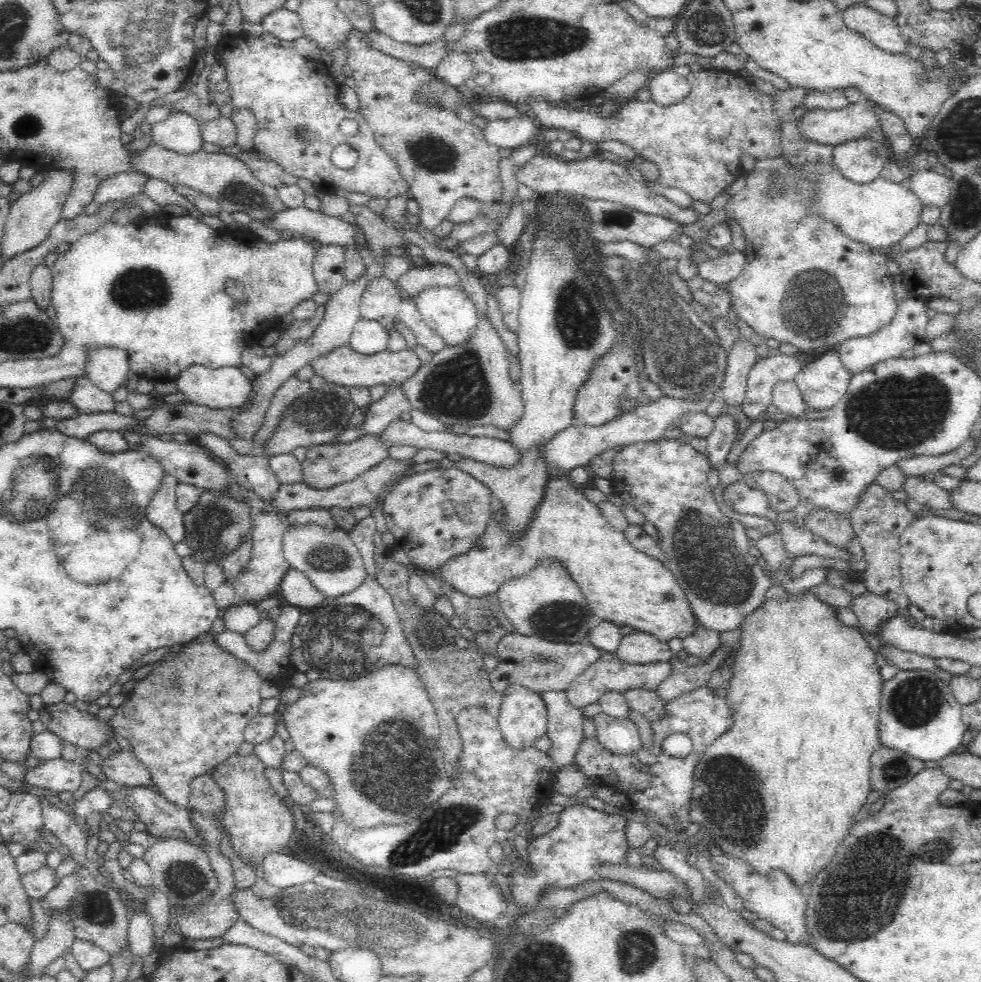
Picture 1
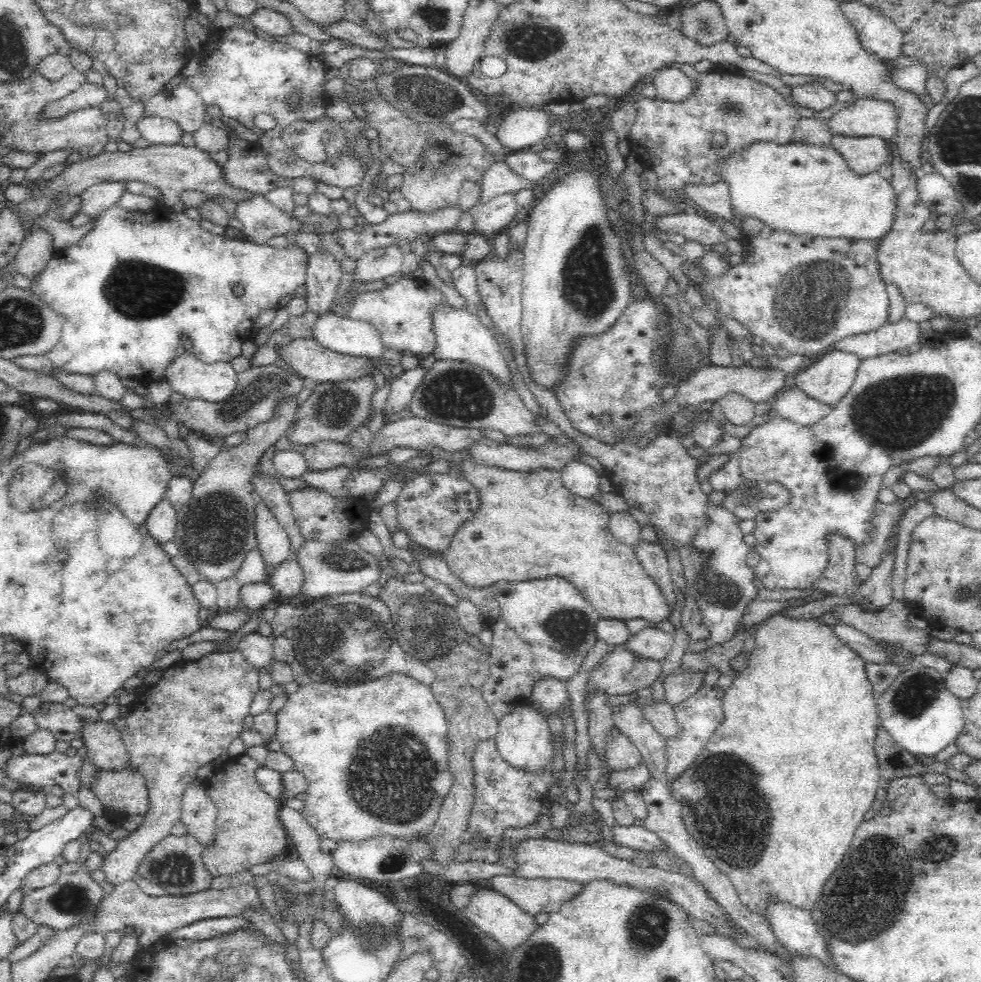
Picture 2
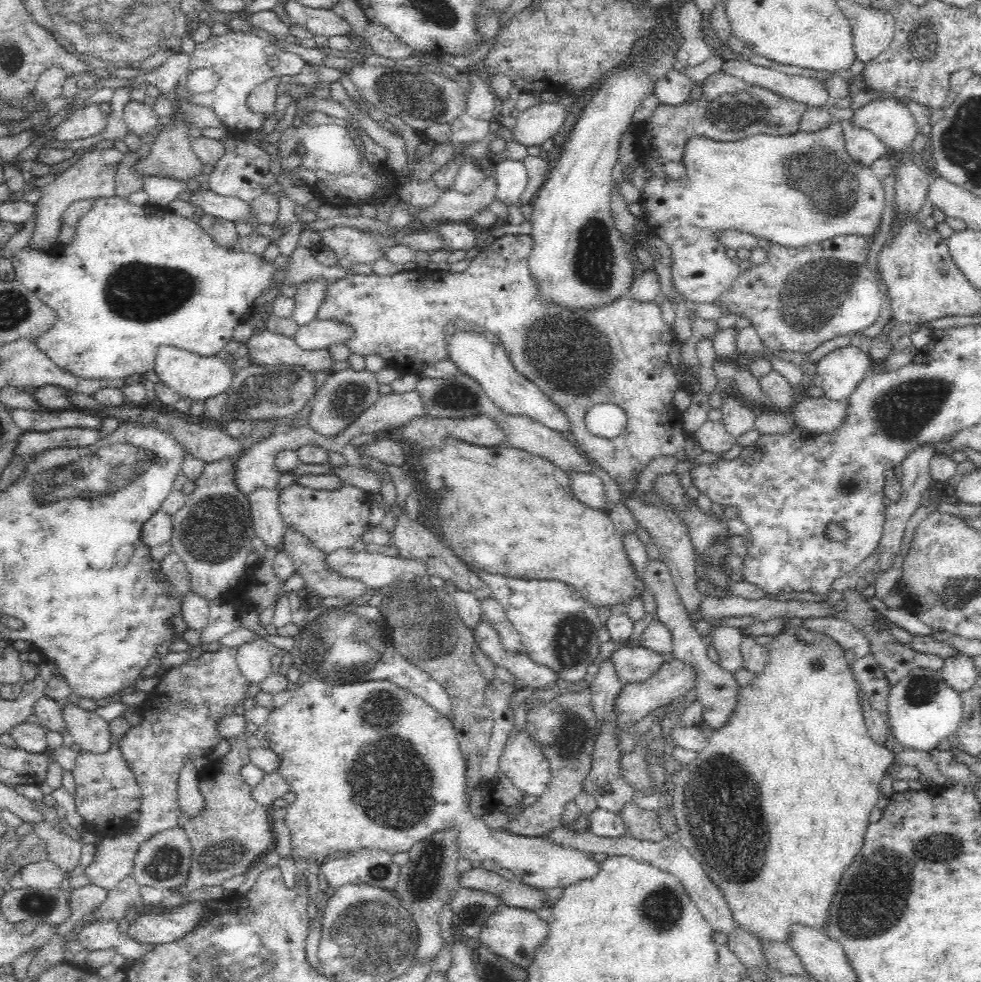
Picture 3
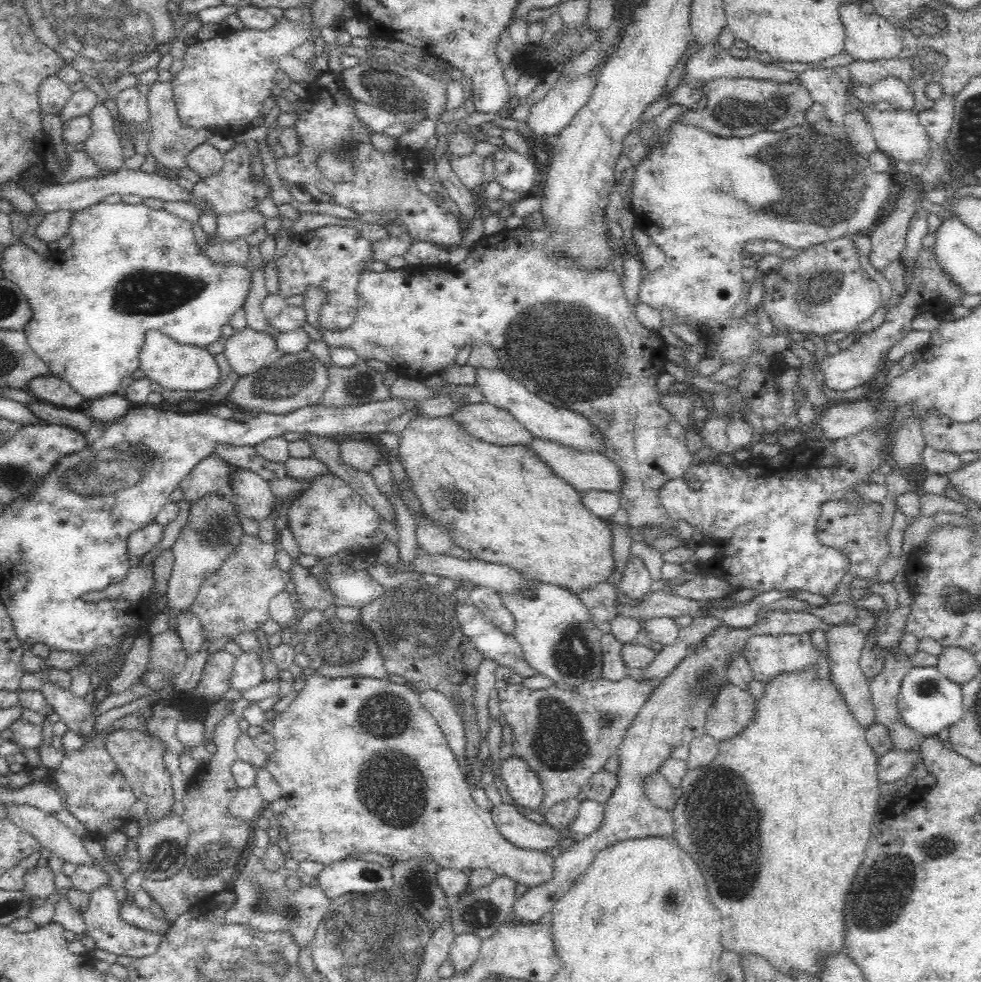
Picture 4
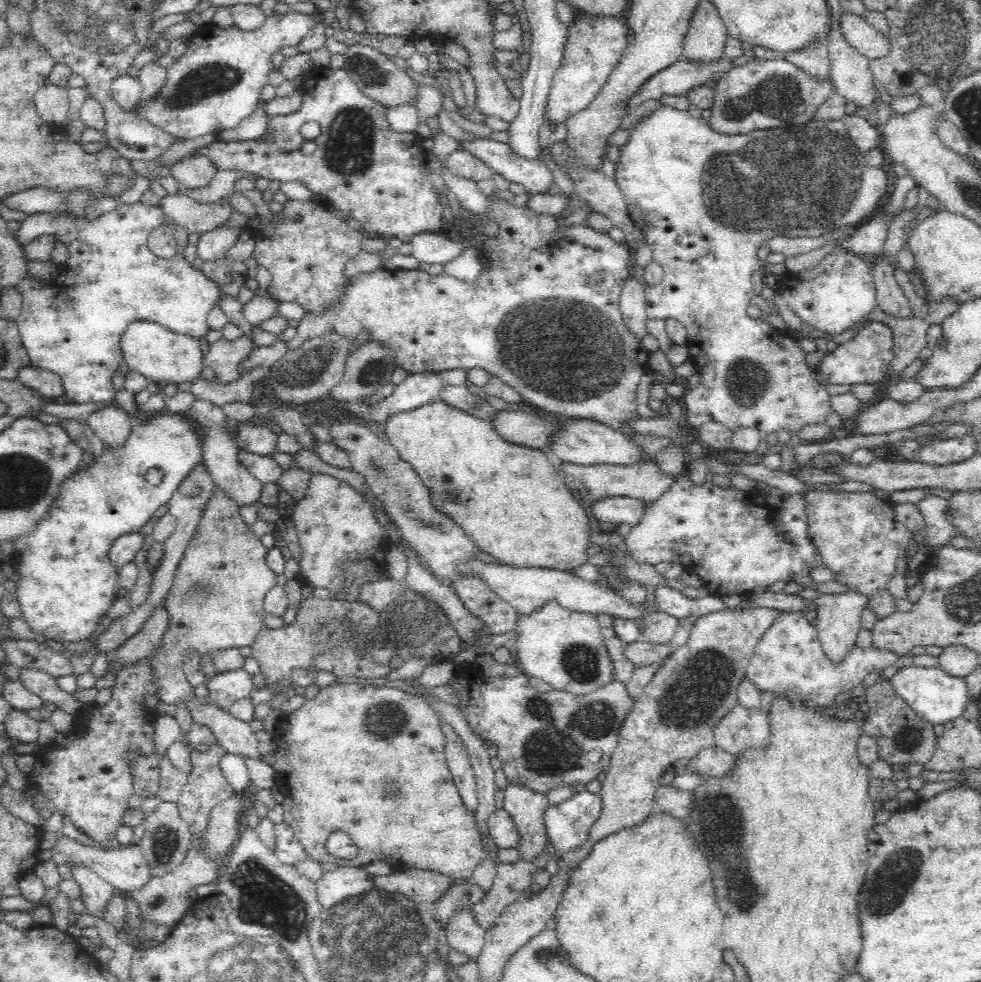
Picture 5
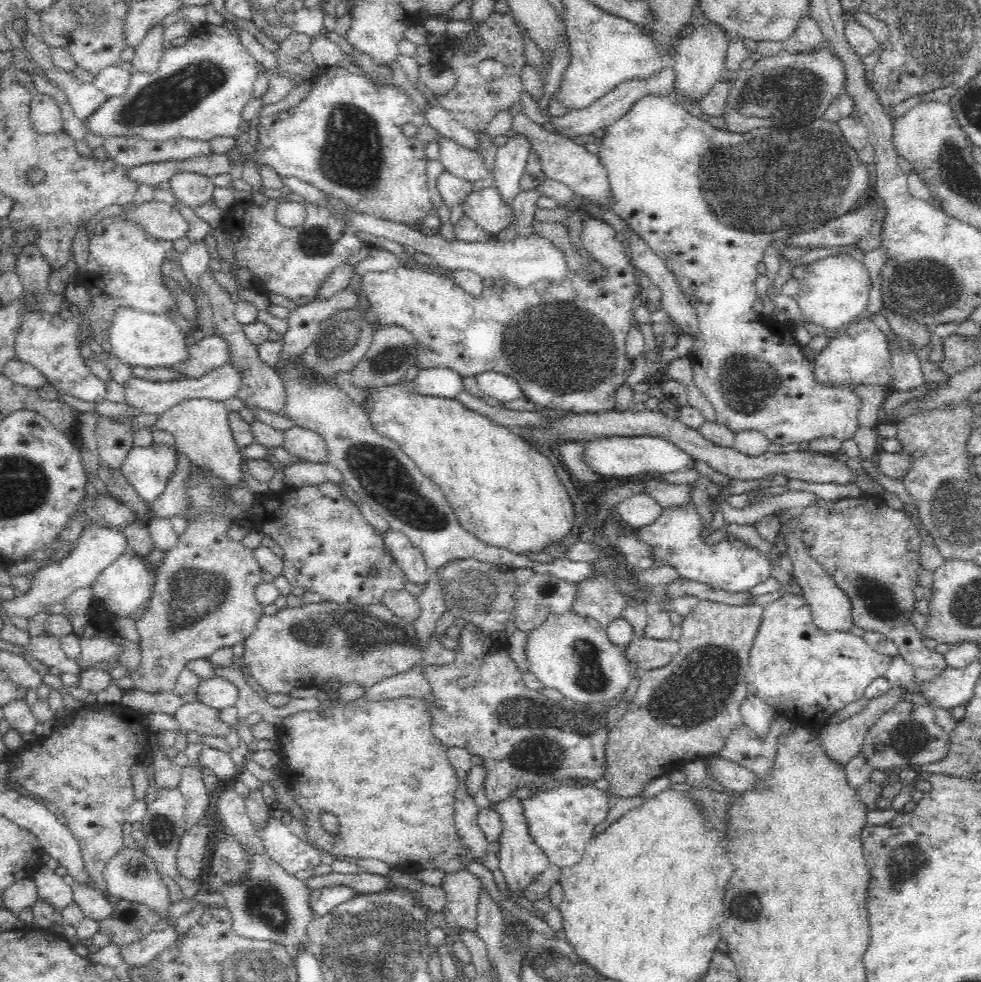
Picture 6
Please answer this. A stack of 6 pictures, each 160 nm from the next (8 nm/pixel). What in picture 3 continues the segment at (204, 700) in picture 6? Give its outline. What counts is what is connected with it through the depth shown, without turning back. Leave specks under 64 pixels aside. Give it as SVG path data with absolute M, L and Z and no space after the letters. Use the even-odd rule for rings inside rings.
M252 640L237 647L236 665L248 683L262 682L270 672L270 660L276 654L276 647L269 641Z

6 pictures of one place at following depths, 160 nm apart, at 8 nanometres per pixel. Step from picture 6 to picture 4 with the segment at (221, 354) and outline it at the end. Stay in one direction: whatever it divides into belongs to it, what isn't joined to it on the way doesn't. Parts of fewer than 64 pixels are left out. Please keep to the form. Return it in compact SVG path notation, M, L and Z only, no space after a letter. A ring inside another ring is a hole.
M245 327L242 331L235 332L232 336L227 337L222 353L238 378L267 367L283 355L282 351L278 351L276 345L274 345L274 336L255 332L249 327Z

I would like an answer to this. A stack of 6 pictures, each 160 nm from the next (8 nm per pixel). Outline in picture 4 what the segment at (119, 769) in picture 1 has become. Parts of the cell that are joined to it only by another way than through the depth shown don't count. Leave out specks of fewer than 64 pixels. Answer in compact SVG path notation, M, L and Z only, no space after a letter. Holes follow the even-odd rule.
M46 680L39 690L45 696L46 702L60 715L68 728L85 736L89 741L94 734L95 717L92 704L84 697L76 696L70 688L60 688Z

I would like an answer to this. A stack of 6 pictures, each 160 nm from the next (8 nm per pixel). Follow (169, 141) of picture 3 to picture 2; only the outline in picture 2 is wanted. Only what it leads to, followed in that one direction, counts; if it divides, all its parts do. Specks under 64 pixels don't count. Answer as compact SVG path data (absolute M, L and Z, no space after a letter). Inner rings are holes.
M176 142L176 144L160 144L146 148L133 147L129 152L102 151L98 156L88 157L79 162L74 158L73 161L70 159L69 167L48 181L48 186L42 190L42 198L34 200L34 197L30 197L21 203L10 203L10 206L13 206L13 210L17 212L17 217L24 225L24 229L30 233L35 228L34 224L28 220L32 220L34 216L46 214L46 208L50 208L52 196L56 196L56 194L75 194L78 196L89 186L95 184L103 182L124 183L130 180L146 182L155 186L163 194L163 207L169 210L176 208L178 212L182 208L179 196L183 190L200 190L200 192L205 192L209 198L225 196L234 200L235 203L248 200L255 195L226 183L222 166L218 167L208 153L201 152L194 145L185 147L182 142Z

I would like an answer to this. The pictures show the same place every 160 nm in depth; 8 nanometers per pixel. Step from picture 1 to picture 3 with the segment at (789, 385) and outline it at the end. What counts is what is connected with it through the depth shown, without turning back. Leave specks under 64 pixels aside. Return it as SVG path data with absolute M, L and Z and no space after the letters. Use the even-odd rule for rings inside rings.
M804 396L796 400L789 415L795 425L807 432L834 434L844 424L847 412L846 400L830 400L826 396Z

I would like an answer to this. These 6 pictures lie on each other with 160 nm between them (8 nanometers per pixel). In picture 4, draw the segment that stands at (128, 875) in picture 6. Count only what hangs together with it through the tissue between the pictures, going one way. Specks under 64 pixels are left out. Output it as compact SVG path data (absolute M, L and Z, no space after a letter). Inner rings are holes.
M9 805L7 813L10 820L17 824L24 832L29 832L41 844L41 848L58 854L64 862L78 866L94 865L102 868L100 863L95 863L88 853L88 846L84 845L85 838L72 833L66 825L58 821L49 812L44 812L30 805Z

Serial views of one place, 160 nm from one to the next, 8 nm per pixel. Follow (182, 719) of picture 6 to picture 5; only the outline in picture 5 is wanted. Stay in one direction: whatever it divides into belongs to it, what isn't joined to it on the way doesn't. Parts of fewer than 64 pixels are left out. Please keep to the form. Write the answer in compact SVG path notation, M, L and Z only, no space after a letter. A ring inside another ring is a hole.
M216 484L213 496L206 502L204 511L198 520L196 531L192 534L182 554L178 569L175 571L172 587L168 590L163 604L168 613L168 628L162 634L160 643L150 655L150 669L154 673L154 687L160 702L166 704L184 703L189 711L192 724L204 725L214 733L217 742L228 753L249 756L258 759L264 752L259 735L252 731L251 723L237 720L230 716L226 709L219 708L194 695L183 671L183 660L196 653L200 658L228 648L251 646L258 633L266 626L264 618L267 612L262 606L264 594L276 586L276 574L266 565L266 549L260 541L261 536L252 533L252 529L242 521L239 505L232 501L226 492Z

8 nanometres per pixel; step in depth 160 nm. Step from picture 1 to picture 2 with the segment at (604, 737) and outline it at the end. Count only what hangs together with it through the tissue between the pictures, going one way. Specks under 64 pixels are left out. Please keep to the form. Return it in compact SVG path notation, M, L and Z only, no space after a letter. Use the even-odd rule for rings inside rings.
M618 728L608 735L605 755L607 764L612 770L632 770L641 764L641 756L638 749Z

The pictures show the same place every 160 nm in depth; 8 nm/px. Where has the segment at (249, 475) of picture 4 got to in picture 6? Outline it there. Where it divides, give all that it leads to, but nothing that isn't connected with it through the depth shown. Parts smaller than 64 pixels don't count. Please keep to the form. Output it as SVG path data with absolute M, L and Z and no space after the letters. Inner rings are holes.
M186 399L159 415L154 426L158 430L166 430L172 434L176 439L178 451L184 453L192 464L208 469L226 481L227 486L240 485L243 480L241 472L243 459L233 440L228 423L228 412L223 401Z

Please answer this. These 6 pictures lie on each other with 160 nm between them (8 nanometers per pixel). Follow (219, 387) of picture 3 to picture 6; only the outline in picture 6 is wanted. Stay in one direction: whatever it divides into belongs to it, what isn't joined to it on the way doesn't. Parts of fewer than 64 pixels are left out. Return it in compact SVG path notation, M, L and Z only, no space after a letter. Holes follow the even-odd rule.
M118 306L114 310L112 320L108 322L106 331L108 331L107 338L113 355L130 366L158 368L158 366L172 366L188 358L188 351L184 343L185 334L164 314L142 312L129 306Z

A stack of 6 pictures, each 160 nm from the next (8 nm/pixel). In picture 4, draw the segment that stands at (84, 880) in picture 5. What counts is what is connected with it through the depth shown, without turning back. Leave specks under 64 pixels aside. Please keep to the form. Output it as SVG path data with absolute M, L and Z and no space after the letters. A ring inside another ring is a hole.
M104 882L98 884L98 888L94 888L89 895L89 906L83 913L84 921L86 921L86 932L84 934L96 941L96 948L117 956L129 956L132 958L143 958L158 952L163 936L160 933L156 933L156 931L132 927L122 920L119 916L120 907L119 902L116 900L116 892L109 884Z

